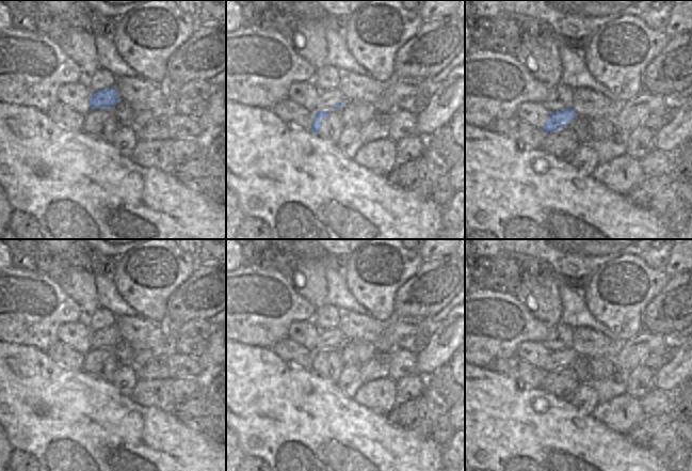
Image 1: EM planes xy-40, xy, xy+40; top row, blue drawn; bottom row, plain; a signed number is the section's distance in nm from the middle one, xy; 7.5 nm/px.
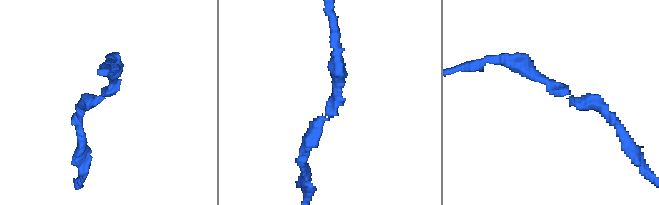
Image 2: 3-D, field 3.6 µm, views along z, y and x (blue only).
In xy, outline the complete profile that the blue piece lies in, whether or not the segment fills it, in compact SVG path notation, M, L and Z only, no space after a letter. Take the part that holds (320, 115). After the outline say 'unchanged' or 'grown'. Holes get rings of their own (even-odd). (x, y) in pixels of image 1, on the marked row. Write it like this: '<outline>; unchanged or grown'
M316 111L316 116L313 119L313 125L311 127L311 131L315 134L319 134L322 127L322 121L326 117L329 111Z; unchanged

